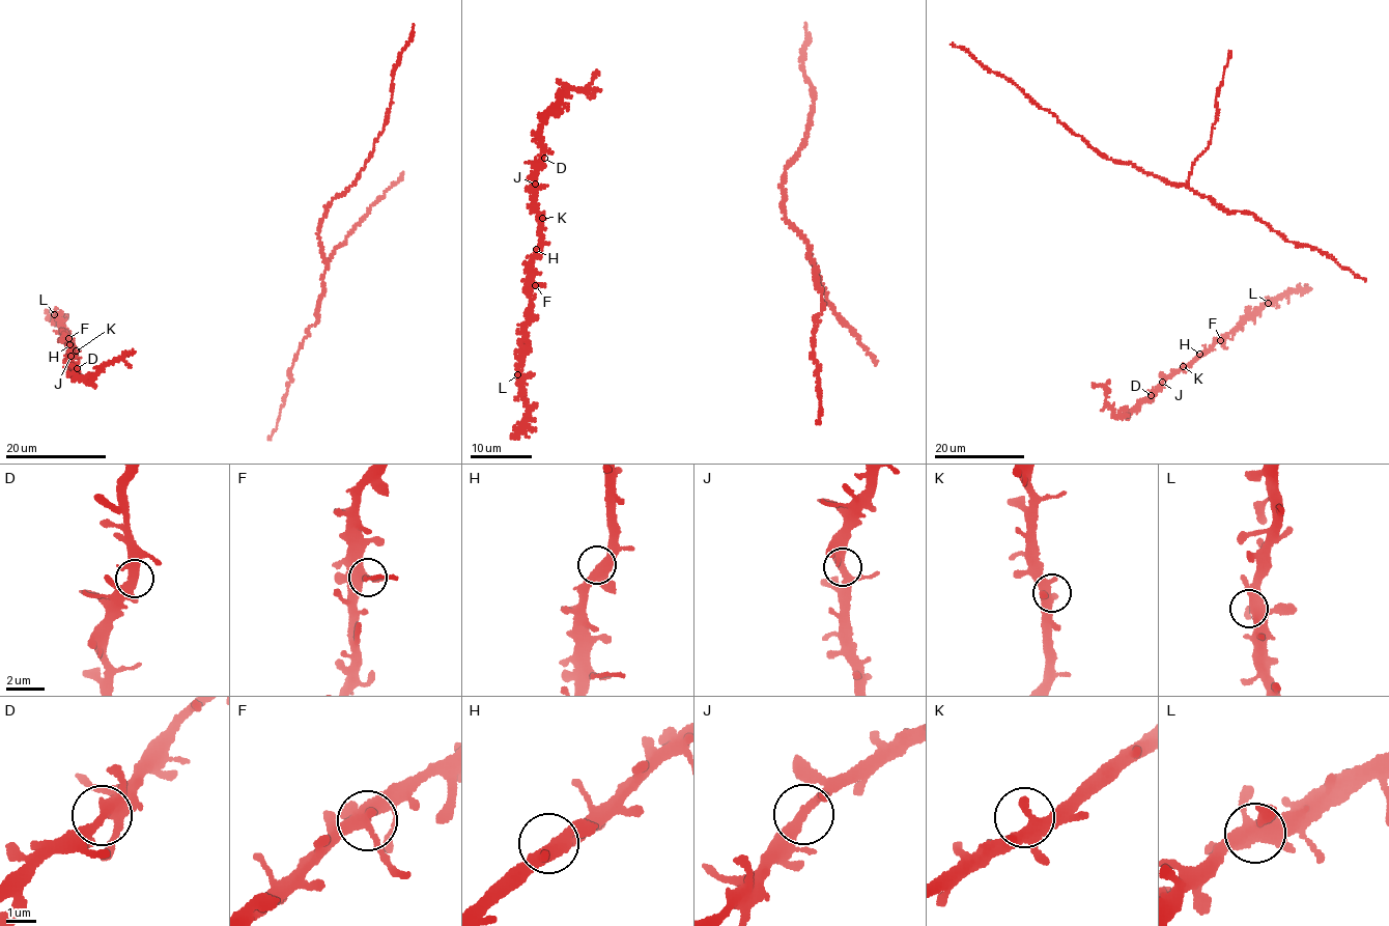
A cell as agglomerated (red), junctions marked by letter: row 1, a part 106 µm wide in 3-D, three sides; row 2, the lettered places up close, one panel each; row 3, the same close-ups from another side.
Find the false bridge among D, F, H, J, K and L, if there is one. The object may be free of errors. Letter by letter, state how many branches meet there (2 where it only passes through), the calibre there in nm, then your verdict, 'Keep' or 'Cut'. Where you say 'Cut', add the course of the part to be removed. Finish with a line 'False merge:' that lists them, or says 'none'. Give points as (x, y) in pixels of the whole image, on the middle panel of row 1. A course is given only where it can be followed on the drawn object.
D: Branches: 4. Thickness 360 nm. Keep
F: Branches: 4. Thickness 400 nm. Keep
H: Branches: 3. Thickness 380 nm. Keep
J: Branches: 3. Thickness 300 nm. Keep
K: Branches: 4. Thickness 320 nm. Keep
L: Branches: 5. Thickness 440 nm. Keep
False merge: none

